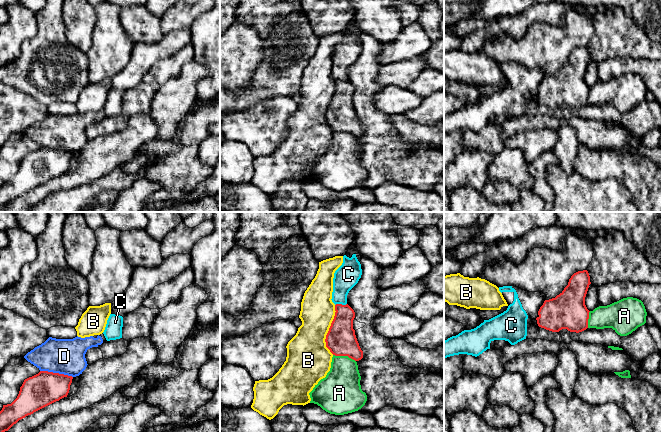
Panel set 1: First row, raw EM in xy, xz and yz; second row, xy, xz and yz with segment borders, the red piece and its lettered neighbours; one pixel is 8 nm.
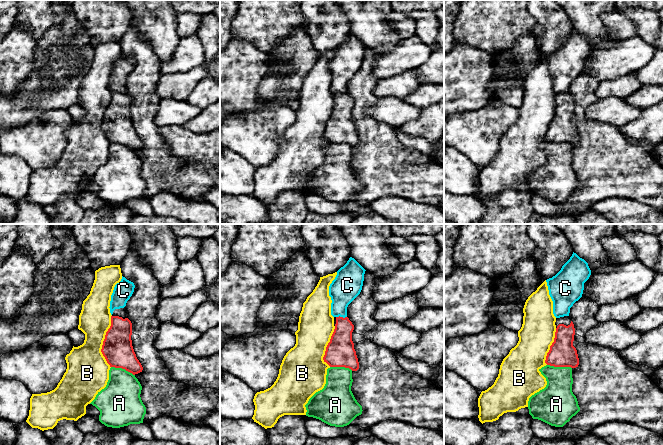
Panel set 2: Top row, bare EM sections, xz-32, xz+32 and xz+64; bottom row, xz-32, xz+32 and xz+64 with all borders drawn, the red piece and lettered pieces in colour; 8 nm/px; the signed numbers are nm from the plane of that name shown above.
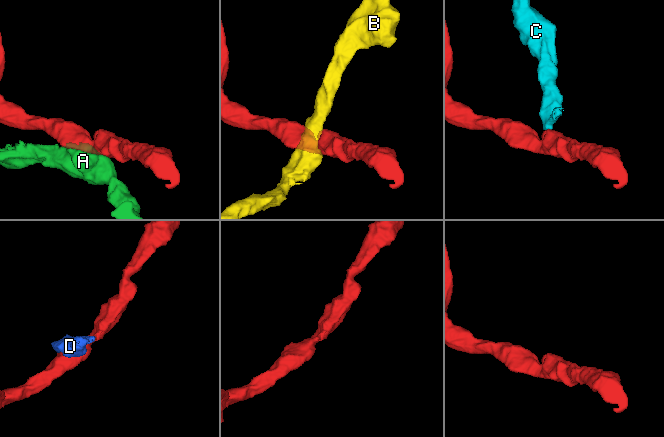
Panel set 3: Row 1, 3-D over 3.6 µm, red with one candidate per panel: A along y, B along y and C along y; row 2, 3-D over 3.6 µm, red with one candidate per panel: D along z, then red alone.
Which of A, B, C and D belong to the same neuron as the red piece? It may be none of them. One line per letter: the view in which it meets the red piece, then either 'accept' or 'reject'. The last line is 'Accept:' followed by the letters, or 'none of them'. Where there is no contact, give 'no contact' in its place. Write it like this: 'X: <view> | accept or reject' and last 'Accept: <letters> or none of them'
A: xz | reject
B: xz | reject
C: xz | reject
D: xy | reject
Accept: none of them

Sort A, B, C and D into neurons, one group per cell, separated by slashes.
A / B / C / D

